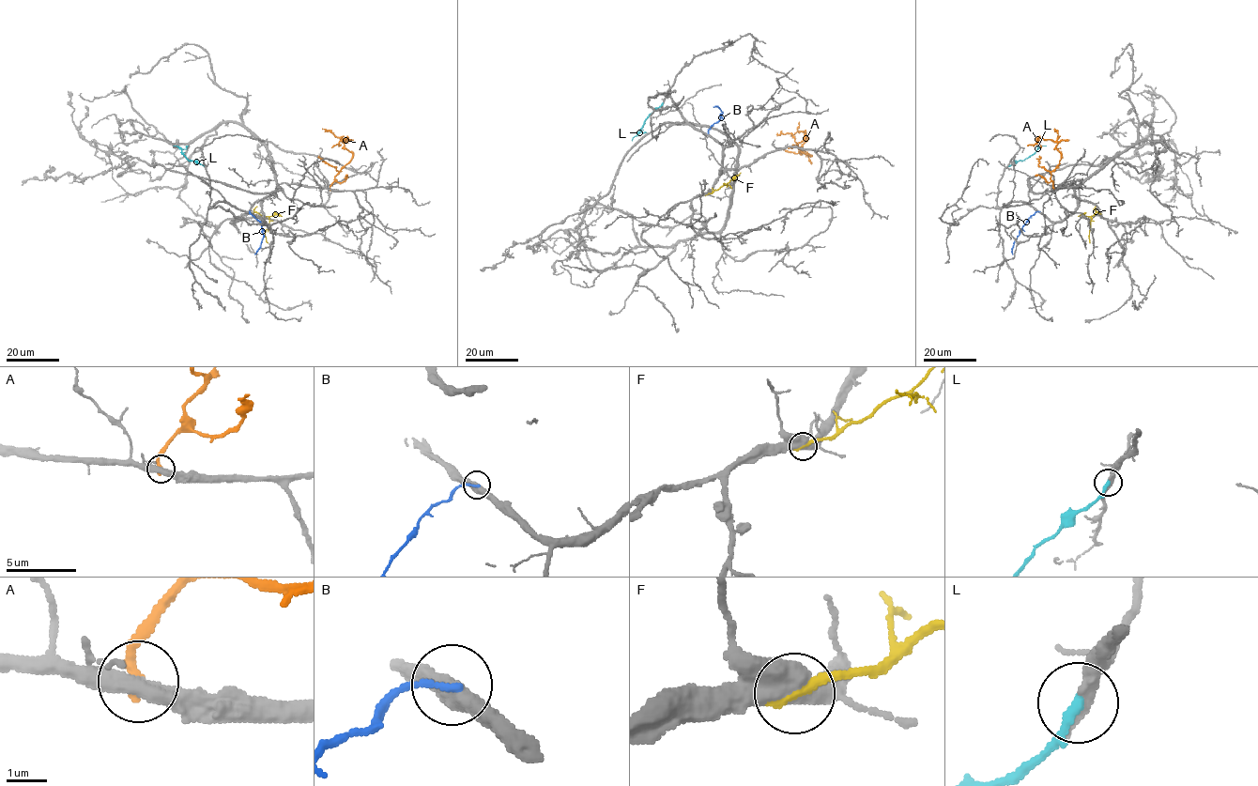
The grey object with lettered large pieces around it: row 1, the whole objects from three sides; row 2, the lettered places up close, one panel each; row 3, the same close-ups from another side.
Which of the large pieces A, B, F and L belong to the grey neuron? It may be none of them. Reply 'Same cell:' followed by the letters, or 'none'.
Same cell: L

